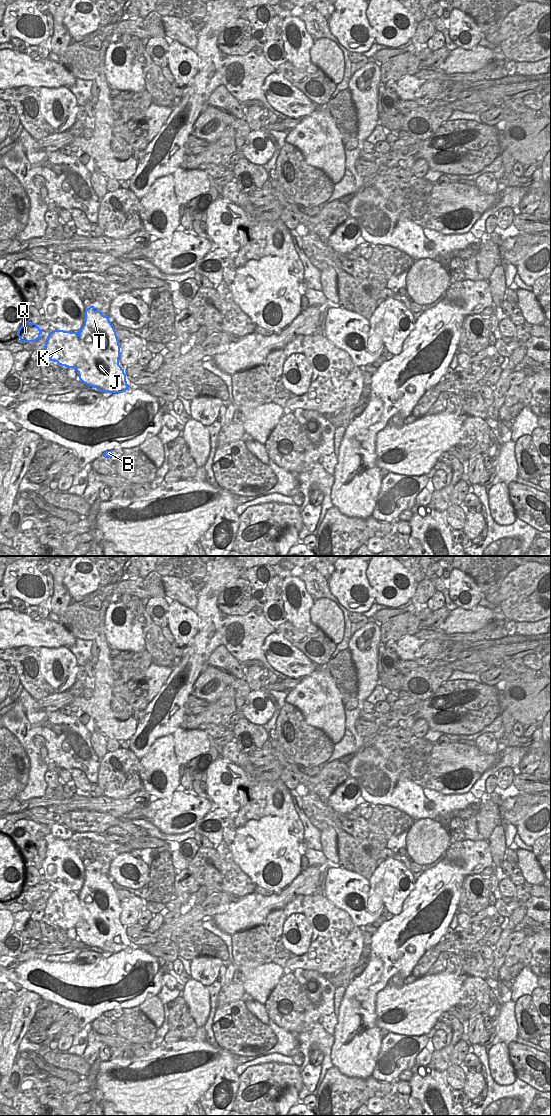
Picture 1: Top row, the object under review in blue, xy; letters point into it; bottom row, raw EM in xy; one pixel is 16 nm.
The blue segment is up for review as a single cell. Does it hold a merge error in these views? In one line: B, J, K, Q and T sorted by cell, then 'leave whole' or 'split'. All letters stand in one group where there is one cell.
groups B J T / K Q; split

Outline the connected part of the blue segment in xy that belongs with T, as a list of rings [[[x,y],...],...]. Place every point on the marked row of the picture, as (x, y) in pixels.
[[[94,306],[85,309],[84,325],[79,330],[80,346],[87,358],[87,370],[78,373],[84,384],[96,388],[99,392],[123,393],[129,390],[124,369],[119,365],[120,345],[116,331],[108,316],[104,316]]]

